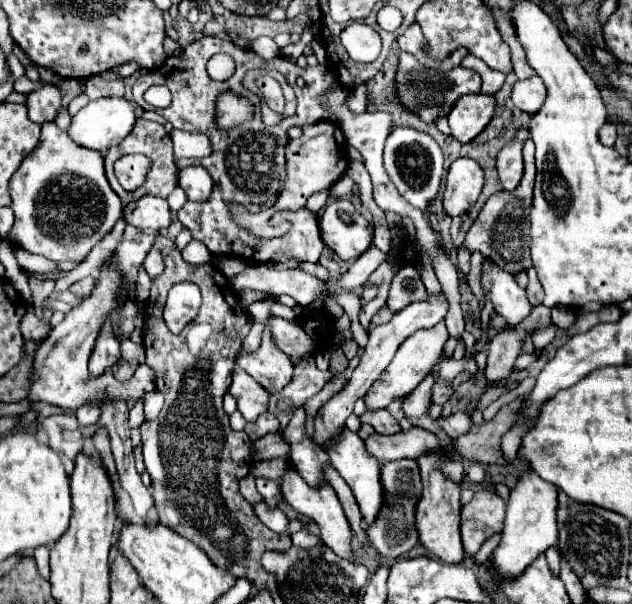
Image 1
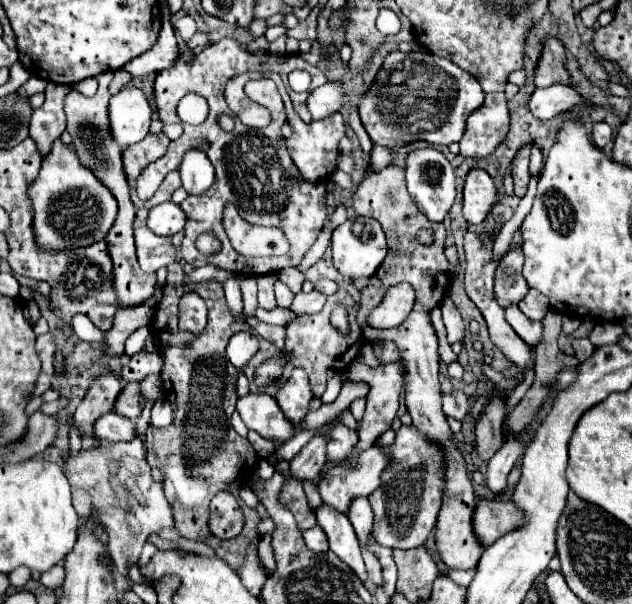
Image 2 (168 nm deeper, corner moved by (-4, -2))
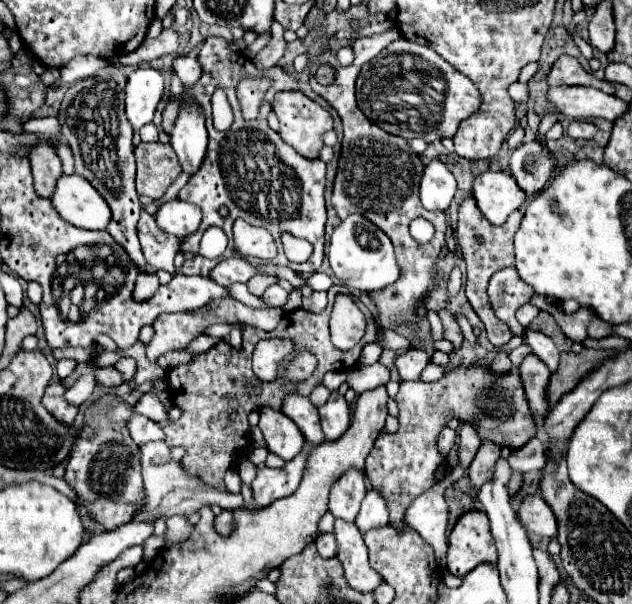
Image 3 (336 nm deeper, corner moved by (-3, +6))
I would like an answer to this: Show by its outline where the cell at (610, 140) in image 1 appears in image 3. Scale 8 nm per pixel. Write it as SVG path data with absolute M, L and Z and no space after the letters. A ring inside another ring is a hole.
M572 121L568 127L568 135L572 139L592 139L598 133L598 127L590 121Z

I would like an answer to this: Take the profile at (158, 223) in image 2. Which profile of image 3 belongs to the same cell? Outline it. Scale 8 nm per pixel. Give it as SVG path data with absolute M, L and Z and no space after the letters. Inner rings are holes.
M180 199L160 205L160 209L156 213L156 223L166 233L172 233L180 239L194 233L200 225L200 219L202 219L202 211L196 205L184 203Z

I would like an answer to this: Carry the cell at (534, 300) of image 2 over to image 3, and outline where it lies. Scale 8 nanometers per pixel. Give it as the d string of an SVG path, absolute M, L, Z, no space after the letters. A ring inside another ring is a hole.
M522 305L520 309L518 309L518 313L516 313L516 317L518 317L518 321L520 321L520 325L524 327L524 325L530 325L530 321L536 317L540 313L540 309L536 309L536 305Z

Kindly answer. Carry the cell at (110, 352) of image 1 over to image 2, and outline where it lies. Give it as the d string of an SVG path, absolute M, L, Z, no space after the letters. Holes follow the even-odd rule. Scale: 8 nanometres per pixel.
M101 375L87 391L85 399L79 403L75 411L75 427L81 431L81 437L95 437L93 425L97 417L111 413L115 407L115 401L121 393L121 383L115 375Z

